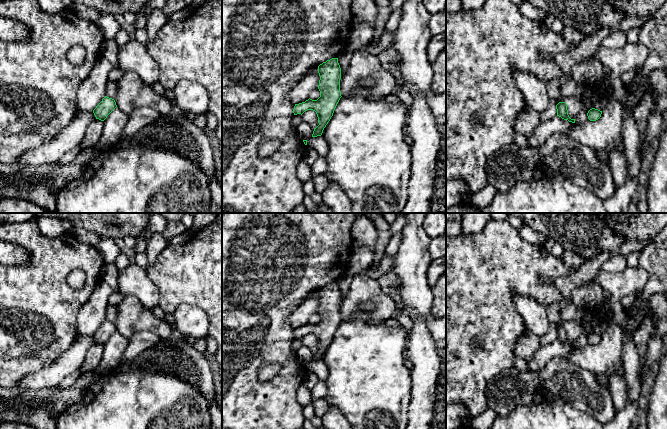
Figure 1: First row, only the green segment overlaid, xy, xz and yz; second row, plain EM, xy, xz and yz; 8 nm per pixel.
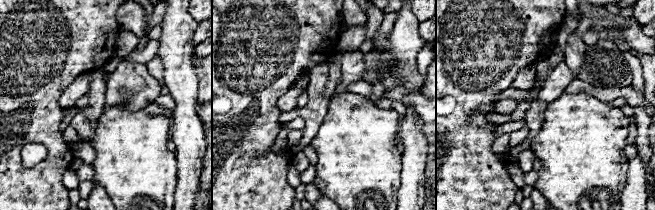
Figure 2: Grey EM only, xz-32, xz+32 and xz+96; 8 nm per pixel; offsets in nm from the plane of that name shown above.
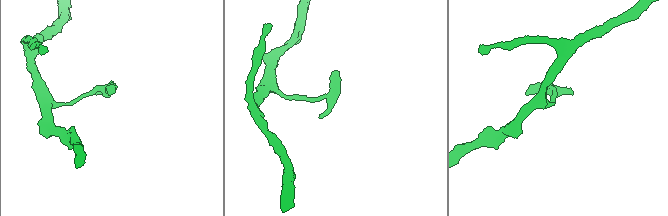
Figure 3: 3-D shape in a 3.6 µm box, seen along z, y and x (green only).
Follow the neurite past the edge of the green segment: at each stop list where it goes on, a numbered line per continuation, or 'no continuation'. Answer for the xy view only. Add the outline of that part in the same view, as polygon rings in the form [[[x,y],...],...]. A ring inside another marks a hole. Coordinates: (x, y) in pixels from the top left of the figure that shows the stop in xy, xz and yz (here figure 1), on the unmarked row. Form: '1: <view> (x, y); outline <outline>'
no continuation

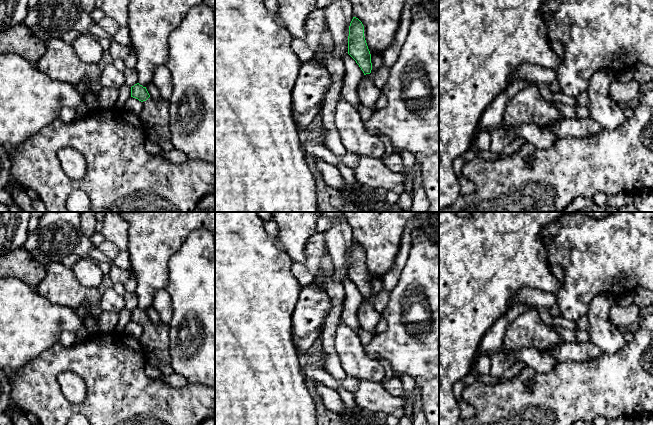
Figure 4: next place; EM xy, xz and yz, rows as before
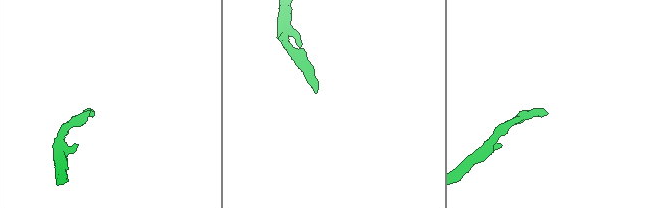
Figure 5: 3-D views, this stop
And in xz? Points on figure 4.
1: xz (380, 300); outline [[[381,290],[379,293],[376,295],[371,294],[371,299],[373,300],[373,307],[374,309],[382,313],[387,306],[388,300],[390,297],[390,292],[387,290]]]

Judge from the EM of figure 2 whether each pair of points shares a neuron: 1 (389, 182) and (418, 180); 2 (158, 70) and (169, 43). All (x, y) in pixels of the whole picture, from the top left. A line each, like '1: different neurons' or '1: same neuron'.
1: different neurons
2: different neurons

